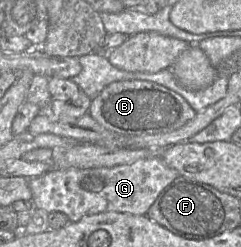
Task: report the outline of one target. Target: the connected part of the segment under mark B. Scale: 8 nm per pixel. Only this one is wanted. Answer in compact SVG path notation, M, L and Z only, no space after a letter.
M144 80L115 81L92 99L89 114L103 127L124 135L172 132L192 120L197 112L178 93Z

